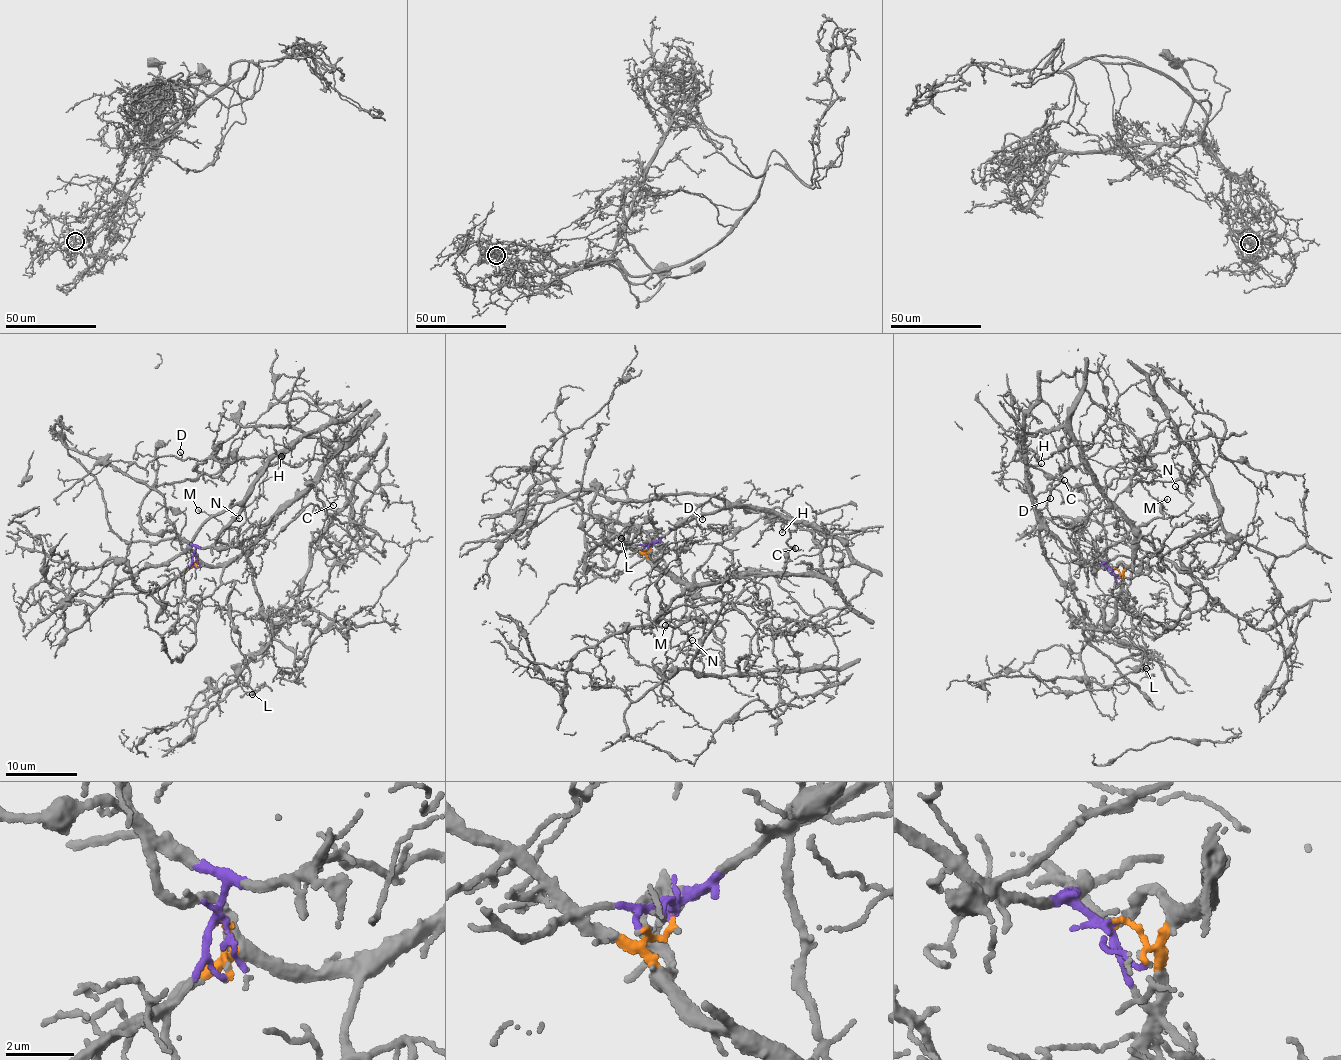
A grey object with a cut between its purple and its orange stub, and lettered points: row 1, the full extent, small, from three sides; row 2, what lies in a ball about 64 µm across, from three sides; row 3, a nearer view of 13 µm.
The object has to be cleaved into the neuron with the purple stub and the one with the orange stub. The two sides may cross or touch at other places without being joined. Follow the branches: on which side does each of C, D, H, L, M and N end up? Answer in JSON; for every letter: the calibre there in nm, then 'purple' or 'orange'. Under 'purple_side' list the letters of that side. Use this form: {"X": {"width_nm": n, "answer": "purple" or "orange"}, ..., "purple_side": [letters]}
{"C": {"width_nm": 110, "answer": "orange"}, "D": {"width_nm": 110, "answer": "purple"}, "H": {"width_nm": 140, "answer": "purple"}, "L": {"width_nm": 220, "answer": "orange"}, "M": {"width_nm": 110, "answer": "purple"}, "N": {"width_nm": 100, "answer": "purple"}, "purple_side": ["D", "H", "M", "N"]}

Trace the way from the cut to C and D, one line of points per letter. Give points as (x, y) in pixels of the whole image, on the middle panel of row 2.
C: (650, 548), (644, 556), (688, 583), (717, 583), (737, 575), (777, 574), (782, 571), (790, 548), (794, 548)
D: (650, 548), (710, 513), (733, 507), (775, 513), (722, 509), (709, 502), (702, 505), (703, 520)

